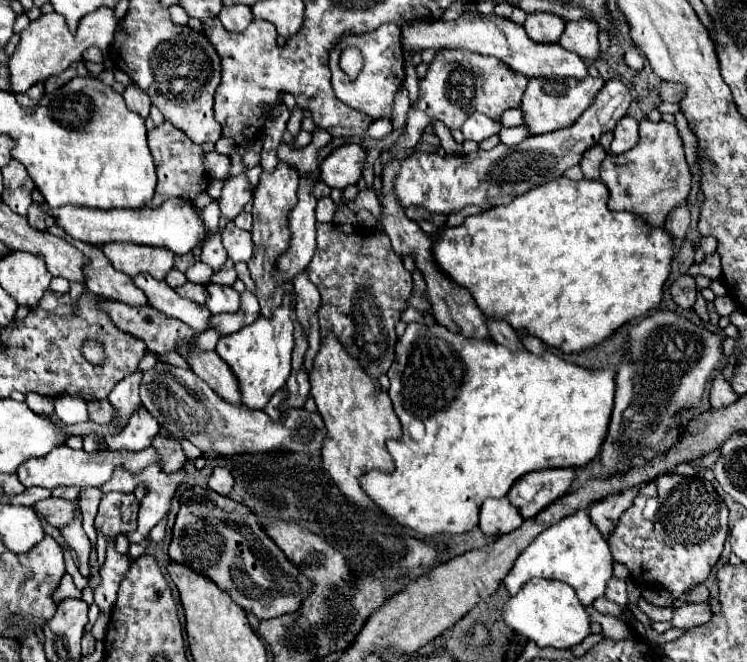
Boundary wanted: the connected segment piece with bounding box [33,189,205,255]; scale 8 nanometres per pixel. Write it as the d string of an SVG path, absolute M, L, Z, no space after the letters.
M33 189L33 201L39 203L45 209L45 213L49 213L53 219L57 219L57 225L65 229L67 235L91 245L125 241L137 245L165 247L177 255L185 255L201 241L205 233L201 215L187 199L169 199L157 209L141 207L141 209L121 209L121 211L85 211L85 207L57 207L57 211L49 211L49 207L45 207L43 195L37 189Z

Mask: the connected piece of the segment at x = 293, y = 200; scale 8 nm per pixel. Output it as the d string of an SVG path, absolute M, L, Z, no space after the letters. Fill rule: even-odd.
M279 163L277 169L273 173L261 173L261 181L259 187L255 191L255 199L253 199L253 229L251 229L251 237L253 237L253 255L247 261L247 267L251 271L251 279L255 281L255 293L261 305L261 317L269 317L273 315L273 309L277 309L277 305L283 303L283 295L285 293L293 293L293 285L289 283L289 287L277 287L277 283L273 283L273 263L277 263L277 255L285 249L285 245L289 245L289 211L297 205L297 187L299 187L299 173L295 169L291 169L285 163Z

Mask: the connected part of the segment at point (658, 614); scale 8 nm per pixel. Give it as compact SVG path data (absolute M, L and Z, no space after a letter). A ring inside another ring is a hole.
M639 597L637 607L639 607L639 611L643 611L651 621L665 621L665 623L669 623L669 619L673 617L673 609L671 609L671 607L667 607L667 609L655 607L655 605L647 603L643 597Z

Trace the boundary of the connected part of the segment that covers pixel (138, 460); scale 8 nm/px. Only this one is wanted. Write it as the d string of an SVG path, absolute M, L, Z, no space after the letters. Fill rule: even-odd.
M61 445L61 447L55 447L53 451L49 451L49 455L43 455L41 459L27 459L25 463L21 463L21 467L17 467L15 473L17 473L19 481L21 481L25 487L47 487L47 489L55 489L55 487L59 487L59 485L77 485L77 487L85 489L85 487L101 487L101 485L111 477L113 469L115 469L117 465L123 465L123 467L125 467L127 471L131 471L131 473L141 473L141 471L143 471L147 465L151 465L153 461L157 461L157 463L161 465L161 461L159 461L159 457L157 457L157 451L155 451L153 447L147 447L145 451L139 451L139 453L107 451L107 449L103 449L103 451L95 453L95 455L91 455L91 453L75 451L75 449L67 447L67 445Z

